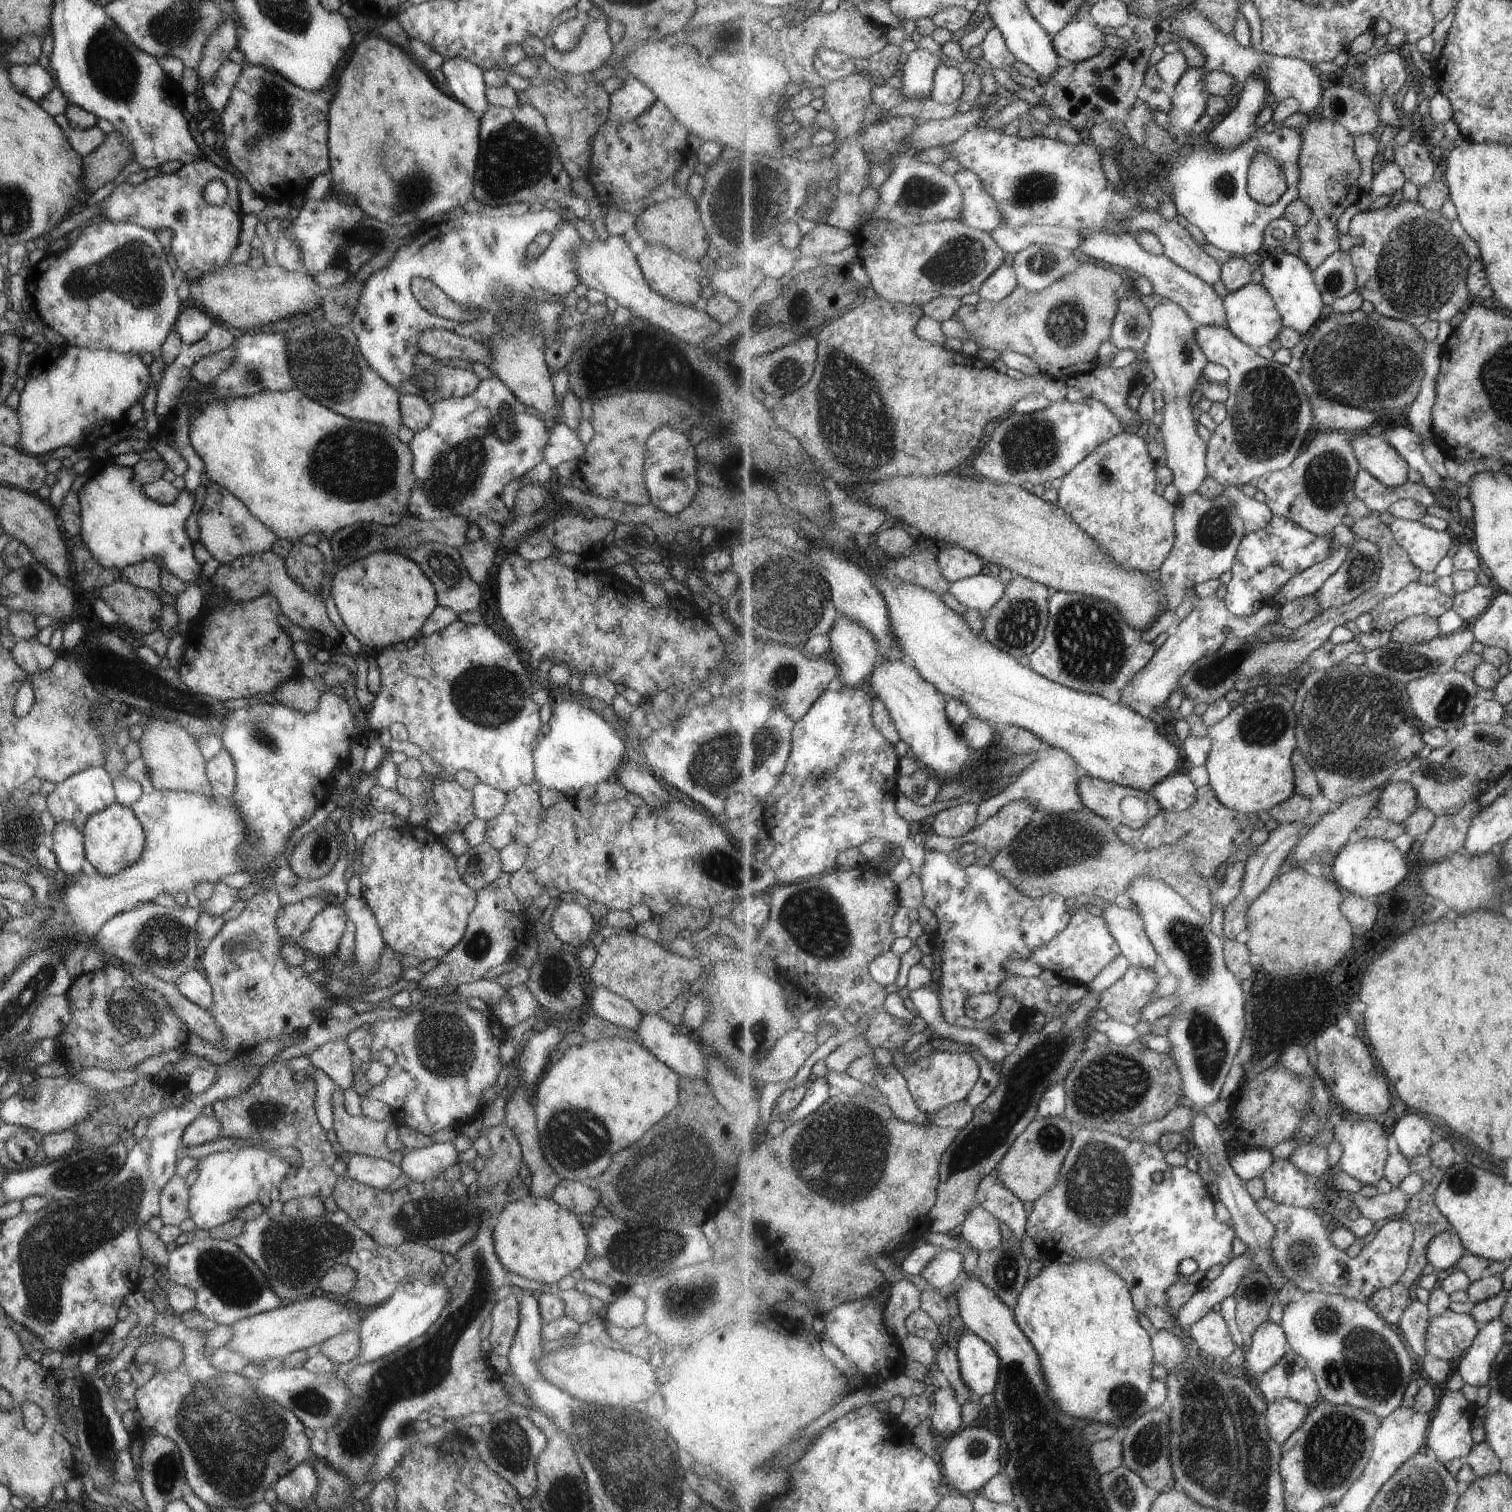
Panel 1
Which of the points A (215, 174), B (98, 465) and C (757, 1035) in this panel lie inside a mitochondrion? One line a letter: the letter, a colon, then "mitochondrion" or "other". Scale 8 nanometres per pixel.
A: other
B: other
C: mitochondrion

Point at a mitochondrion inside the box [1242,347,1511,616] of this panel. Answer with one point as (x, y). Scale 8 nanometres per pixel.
(1326, 480)

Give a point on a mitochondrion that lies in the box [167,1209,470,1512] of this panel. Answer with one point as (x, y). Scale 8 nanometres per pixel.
(250, 1430)

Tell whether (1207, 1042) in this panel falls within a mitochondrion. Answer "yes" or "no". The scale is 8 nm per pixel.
yes

